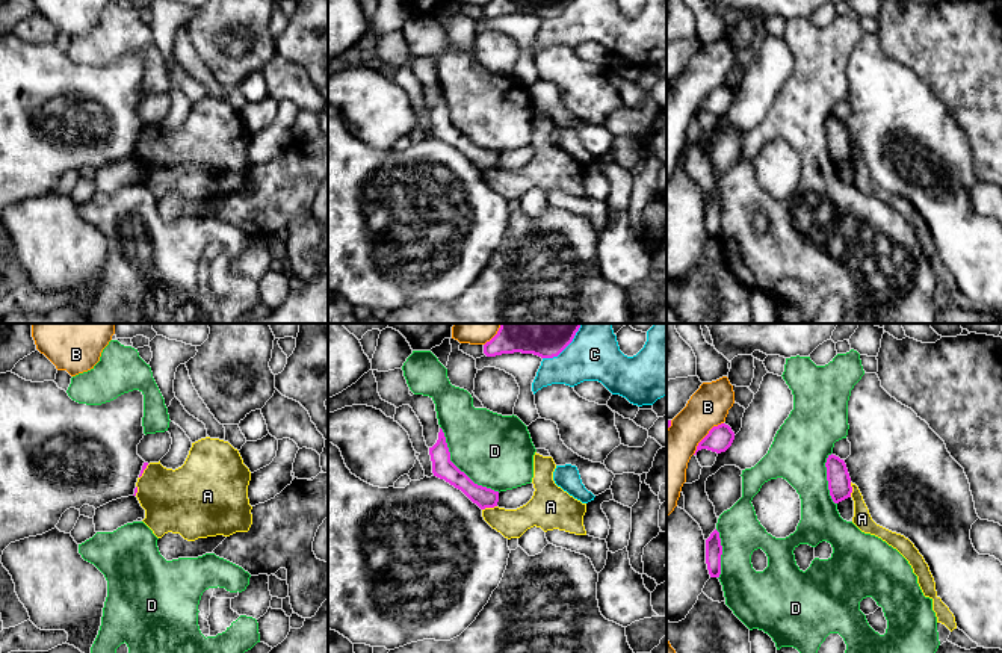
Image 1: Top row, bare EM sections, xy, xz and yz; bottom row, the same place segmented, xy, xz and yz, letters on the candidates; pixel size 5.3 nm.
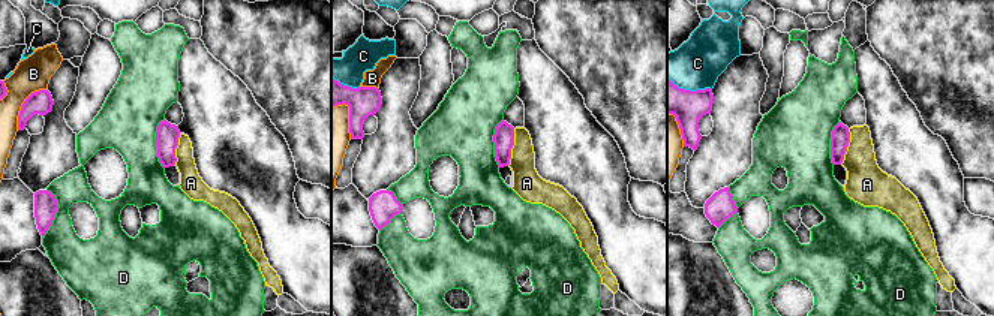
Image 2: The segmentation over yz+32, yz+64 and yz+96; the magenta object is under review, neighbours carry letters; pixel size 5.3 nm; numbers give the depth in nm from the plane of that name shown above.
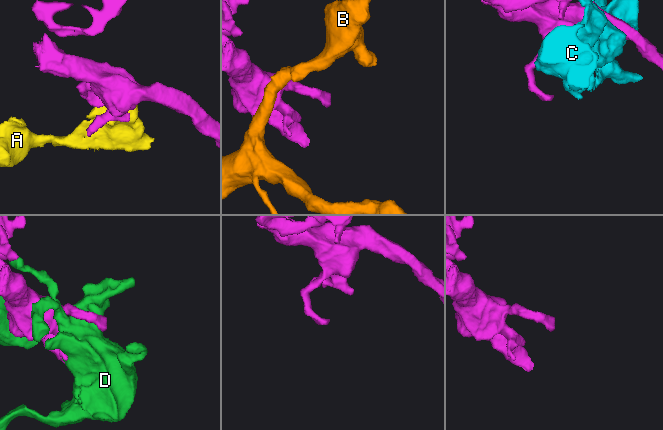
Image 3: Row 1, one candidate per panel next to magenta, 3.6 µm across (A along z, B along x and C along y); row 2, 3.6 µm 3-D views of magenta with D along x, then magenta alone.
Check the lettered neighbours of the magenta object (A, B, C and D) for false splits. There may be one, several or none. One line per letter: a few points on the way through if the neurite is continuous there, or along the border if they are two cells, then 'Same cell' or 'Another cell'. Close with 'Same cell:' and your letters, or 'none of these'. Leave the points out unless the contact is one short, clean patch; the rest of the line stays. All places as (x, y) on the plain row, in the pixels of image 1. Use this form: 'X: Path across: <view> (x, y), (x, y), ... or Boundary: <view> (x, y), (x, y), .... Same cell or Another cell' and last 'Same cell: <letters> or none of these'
A: Boundary: xz (496, 167), (482, 171). Another cell
B: Another cell
C: Another cell
D: Another cell
Same cell: none of these

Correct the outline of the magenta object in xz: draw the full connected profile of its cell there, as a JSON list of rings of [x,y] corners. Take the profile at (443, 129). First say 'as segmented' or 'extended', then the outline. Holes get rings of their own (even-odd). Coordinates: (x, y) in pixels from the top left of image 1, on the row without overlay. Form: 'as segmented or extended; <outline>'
as segmented; [[[440,89],[437,104],[429,109],[434,138],[444,141],[461,151],[481,171],[494,169],[499,163],[499,153],[475,145],[452,122],[443,91]]]

